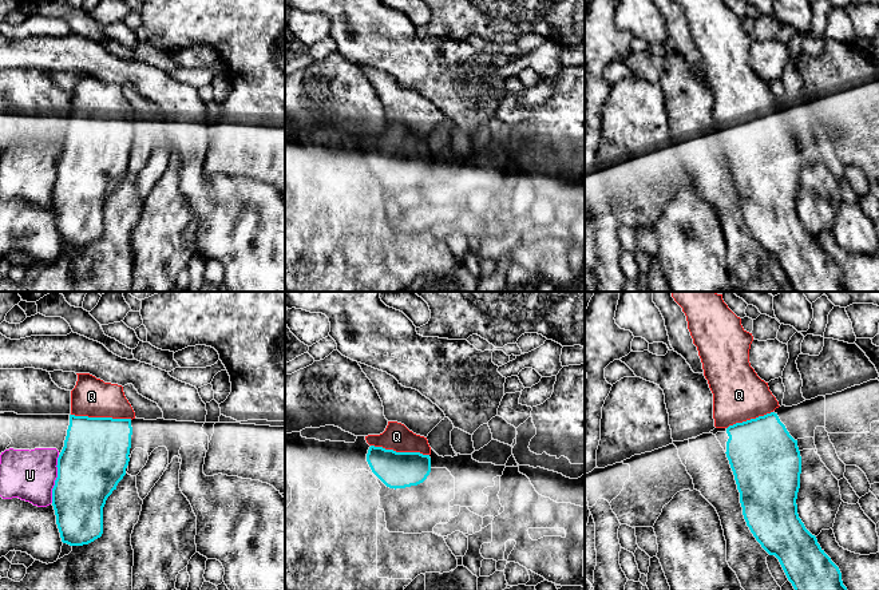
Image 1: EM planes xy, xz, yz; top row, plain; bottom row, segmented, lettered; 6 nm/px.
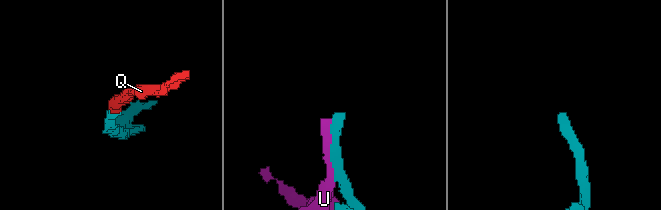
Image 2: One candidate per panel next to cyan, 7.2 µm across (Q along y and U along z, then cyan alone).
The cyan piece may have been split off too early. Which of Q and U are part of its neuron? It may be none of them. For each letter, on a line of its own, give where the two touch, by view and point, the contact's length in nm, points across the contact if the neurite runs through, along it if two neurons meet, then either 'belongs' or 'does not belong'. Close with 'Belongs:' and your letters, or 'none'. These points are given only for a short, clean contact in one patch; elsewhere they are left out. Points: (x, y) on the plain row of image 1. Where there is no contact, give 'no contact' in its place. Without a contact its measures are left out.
Q: meets cyan in xy at (102, 118); contact 360 nm long; runs through xy (95, 155), (102, 118), (91, 96); belongs
U: meets cyan in xy at (56, 179); contact 300 nm long; does not belong
Belongs: Q

